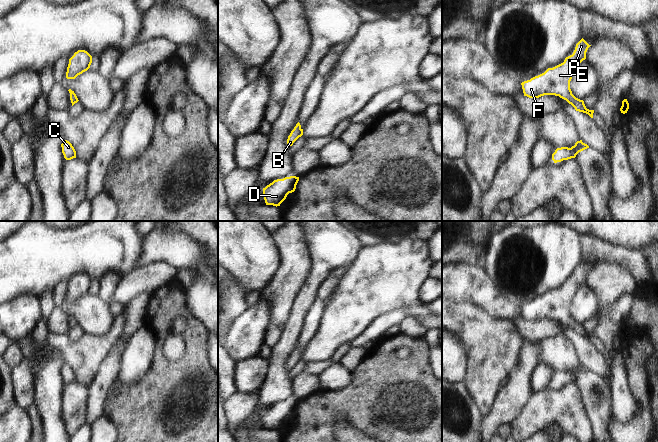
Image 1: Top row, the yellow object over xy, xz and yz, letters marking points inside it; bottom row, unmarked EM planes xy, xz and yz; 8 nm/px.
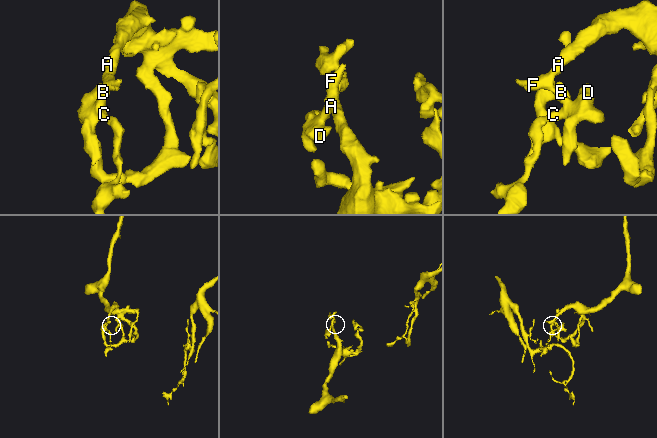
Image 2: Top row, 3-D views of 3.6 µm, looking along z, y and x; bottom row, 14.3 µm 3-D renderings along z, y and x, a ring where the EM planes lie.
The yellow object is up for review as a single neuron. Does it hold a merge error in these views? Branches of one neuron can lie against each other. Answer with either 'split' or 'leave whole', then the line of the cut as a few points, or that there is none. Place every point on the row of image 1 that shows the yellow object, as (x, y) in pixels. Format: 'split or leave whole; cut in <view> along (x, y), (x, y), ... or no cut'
leave whole; no cut

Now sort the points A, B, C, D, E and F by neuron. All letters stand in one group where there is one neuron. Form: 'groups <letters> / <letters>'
groups A B C D E F

